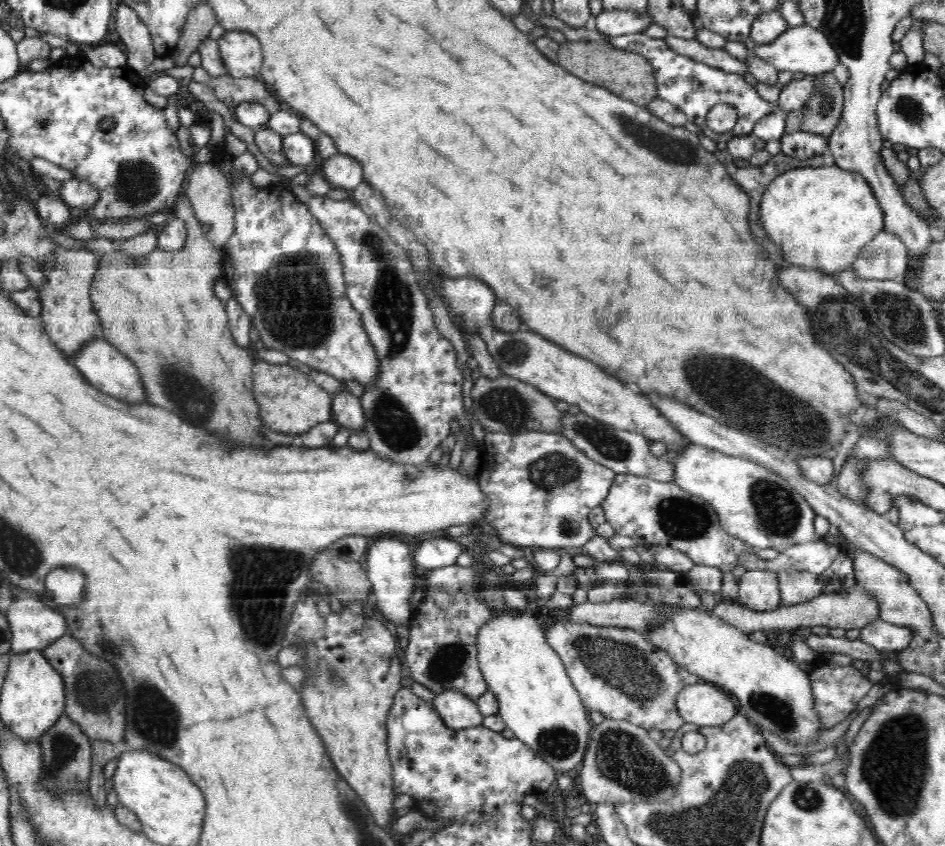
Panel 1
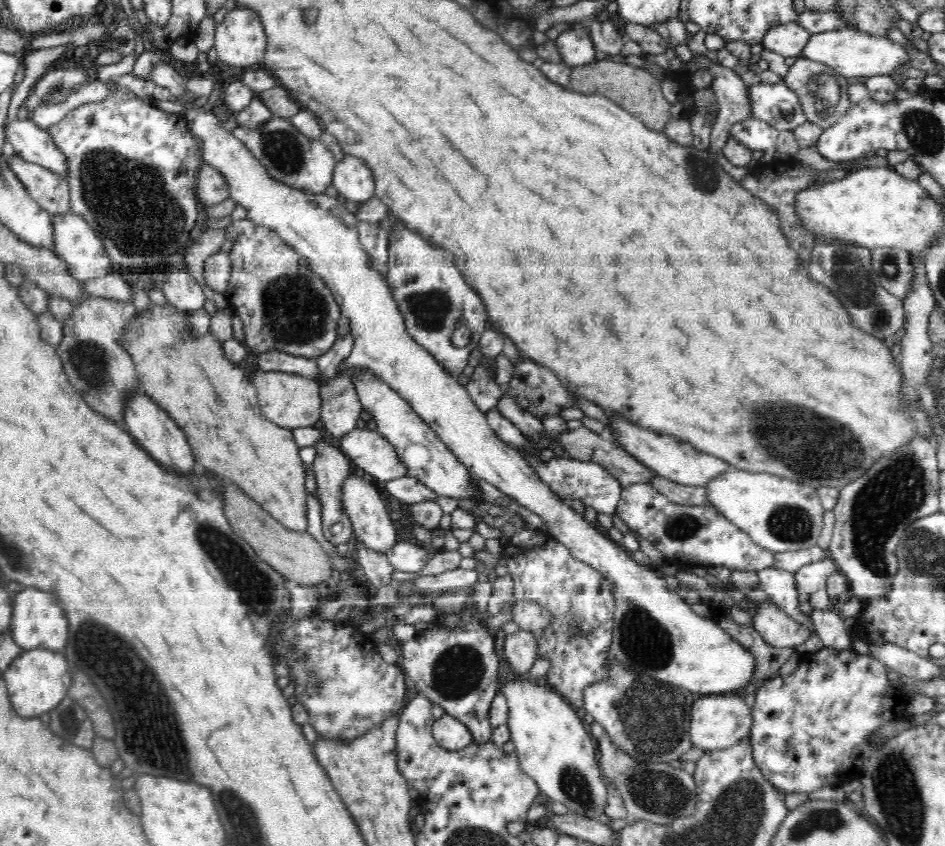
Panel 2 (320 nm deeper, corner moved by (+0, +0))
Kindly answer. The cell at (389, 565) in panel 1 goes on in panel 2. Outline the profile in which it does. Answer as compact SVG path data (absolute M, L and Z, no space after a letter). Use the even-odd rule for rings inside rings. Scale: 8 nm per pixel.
M359 473L350 474L348 478L345 478L341 489L341 501L344 512L351 518L354 534L357 540L360 541L360 544L371 552L384 554L390 552L398 544L398 534L396 534L396 527L394 527L393 521L388 515L388 510L386 510L386 502L382 499L385 495L384 490L378 485L373 485L373 483L367 480L362 480Z

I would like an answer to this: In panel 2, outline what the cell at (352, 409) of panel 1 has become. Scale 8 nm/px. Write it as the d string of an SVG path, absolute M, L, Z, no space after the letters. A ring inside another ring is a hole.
M356 427L346 432L339 442L340 451L354 461L360 473L366 473L381 486L389 479L408 475L392 444L377 430Z

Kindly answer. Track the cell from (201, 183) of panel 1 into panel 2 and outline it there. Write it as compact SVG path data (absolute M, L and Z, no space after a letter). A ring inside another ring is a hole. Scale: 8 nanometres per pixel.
M204 164L197 177L195 194L202 210L208 207L214 209L218 204L229 200L230 189L220 171Z

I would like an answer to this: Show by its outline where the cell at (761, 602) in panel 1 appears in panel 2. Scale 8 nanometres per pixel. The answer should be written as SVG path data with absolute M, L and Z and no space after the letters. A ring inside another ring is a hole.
M768 602L762 608L758 608L756 618L752 620L752 625L759 631L759 635L771 643L772 647L799 649L808 637L813 637L810 629L788 616L784 609L770 606Z

